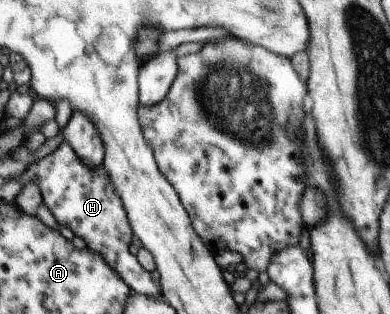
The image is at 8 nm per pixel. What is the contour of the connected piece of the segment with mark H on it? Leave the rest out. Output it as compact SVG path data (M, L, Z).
M62 141L54 151L42 157L38 162L28 165L26 171L18 177L16 182L22 186L26 182L34 182L40 192L41 202L46 204L59 227L66 226L74 237L82 238L85 248L96 252L120 274L120 278L131 287L136 294L144 294L148 298L161 296L158 284L152 281L150 273L143 270L131 251L132 232L120 204L120 198L112 192L112 184L108 182L108 174L102 168L91 168L80 162L80 158Z

